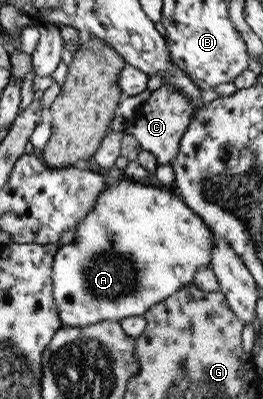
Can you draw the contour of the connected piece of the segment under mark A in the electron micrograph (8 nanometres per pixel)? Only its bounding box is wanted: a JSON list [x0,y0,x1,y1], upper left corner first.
[51,178,213,328]

